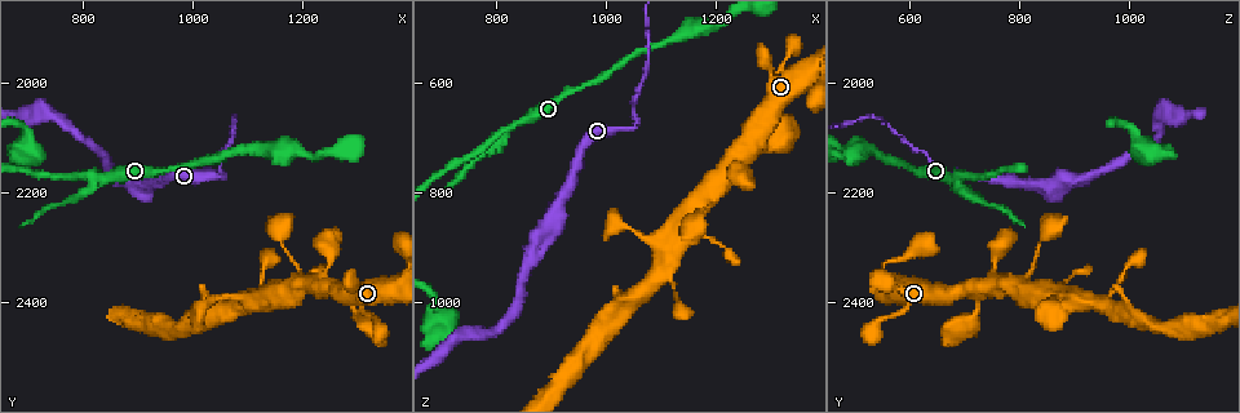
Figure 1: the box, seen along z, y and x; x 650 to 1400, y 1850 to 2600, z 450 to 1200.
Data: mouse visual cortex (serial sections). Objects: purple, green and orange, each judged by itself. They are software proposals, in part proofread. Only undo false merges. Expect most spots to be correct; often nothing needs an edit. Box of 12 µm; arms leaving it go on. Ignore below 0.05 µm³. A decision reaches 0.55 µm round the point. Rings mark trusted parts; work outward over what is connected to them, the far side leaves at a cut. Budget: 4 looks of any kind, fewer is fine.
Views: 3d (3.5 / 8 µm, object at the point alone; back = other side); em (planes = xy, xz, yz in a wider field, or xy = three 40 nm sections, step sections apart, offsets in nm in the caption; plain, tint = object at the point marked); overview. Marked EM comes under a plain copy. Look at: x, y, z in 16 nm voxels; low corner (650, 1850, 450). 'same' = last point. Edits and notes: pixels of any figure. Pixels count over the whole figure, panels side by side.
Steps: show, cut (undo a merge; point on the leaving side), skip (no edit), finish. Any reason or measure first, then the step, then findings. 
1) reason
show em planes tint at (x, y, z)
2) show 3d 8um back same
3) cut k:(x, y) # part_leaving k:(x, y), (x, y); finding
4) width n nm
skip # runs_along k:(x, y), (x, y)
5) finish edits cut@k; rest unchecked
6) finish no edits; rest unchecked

a fork
show 3d 3.5um at (825, 2175, 680)

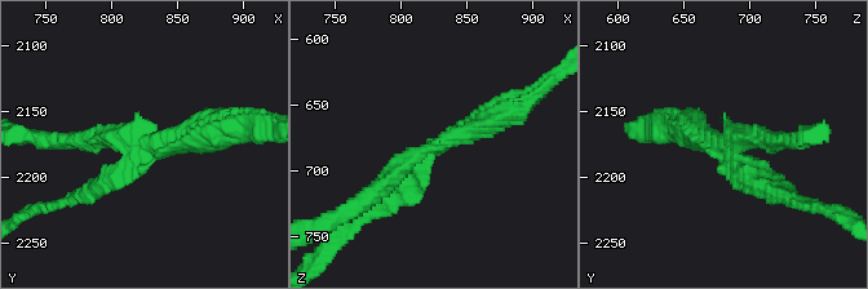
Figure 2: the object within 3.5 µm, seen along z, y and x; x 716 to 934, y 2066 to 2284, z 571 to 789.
arms 3; arm_widths 200, 250, 350 nm; need the tissue
show em xy step 1 tint at (828, 2172, 682)

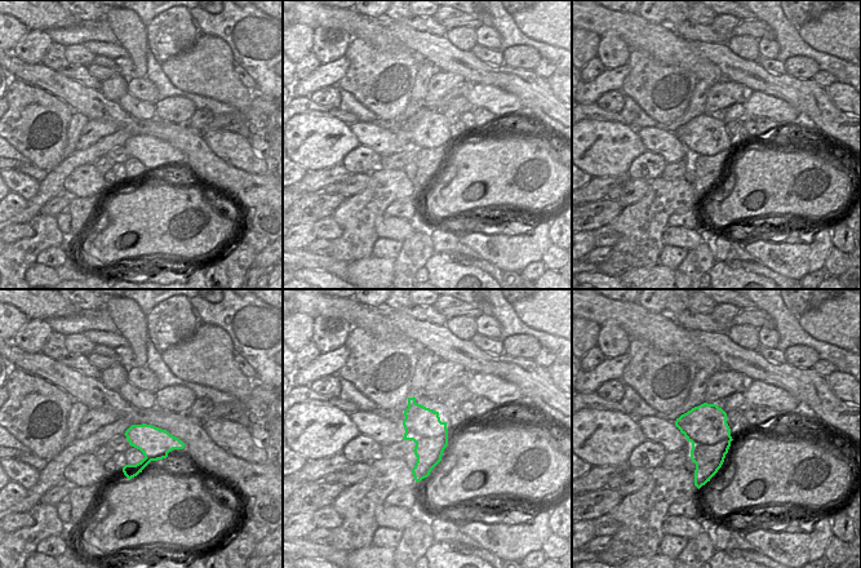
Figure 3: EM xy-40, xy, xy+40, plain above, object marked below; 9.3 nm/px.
skip # runs_along 2:(513, 112), (415, 155), (375, 195); continuous, no second cell

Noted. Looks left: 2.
sharp bend
show 3d 3.5um at (1050, 2165, 675)

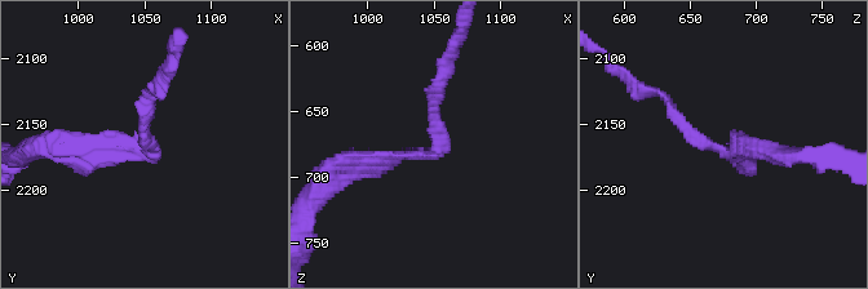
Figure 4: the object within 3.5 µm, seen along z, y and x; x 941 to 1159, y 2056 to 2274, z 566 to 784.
arm_widths 150, 200 nm
skip # runs_along 4:(346, 163), (434, 152), (434, 83); one cell here

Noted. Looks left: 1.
finish no edits; rest unchecked

